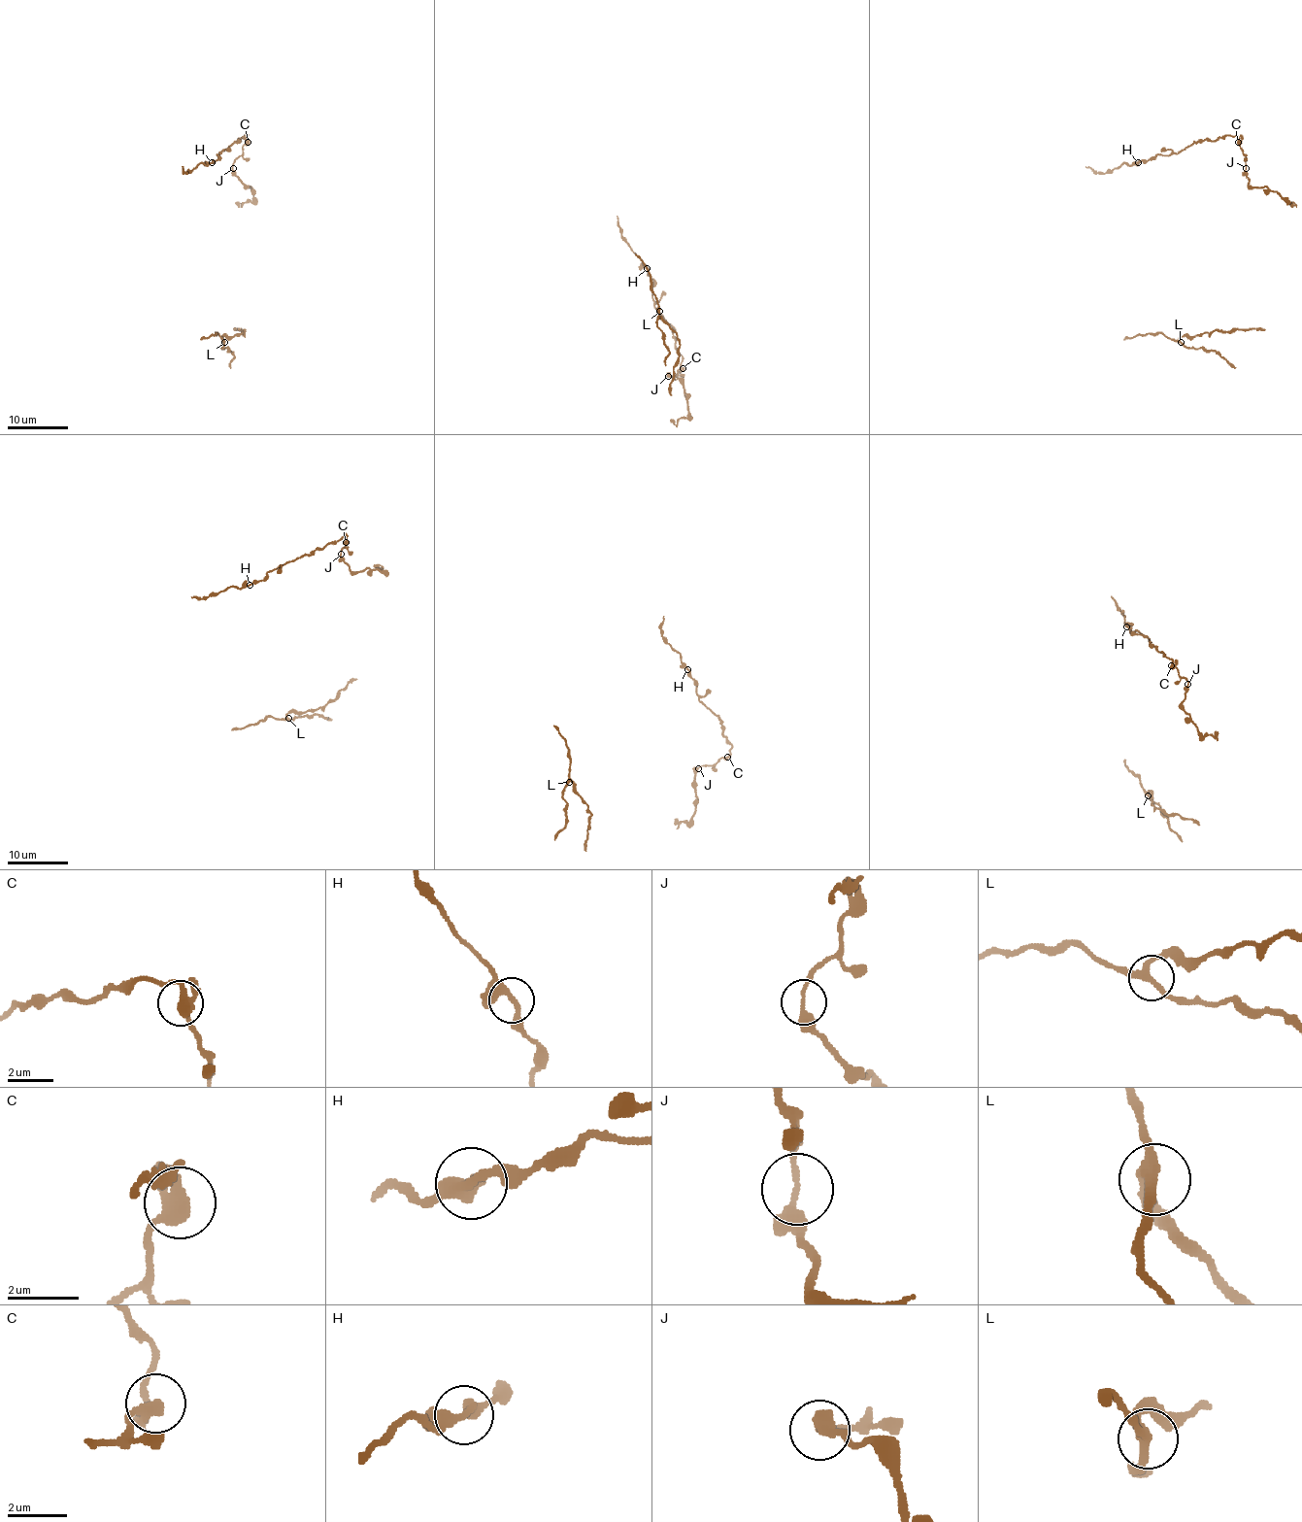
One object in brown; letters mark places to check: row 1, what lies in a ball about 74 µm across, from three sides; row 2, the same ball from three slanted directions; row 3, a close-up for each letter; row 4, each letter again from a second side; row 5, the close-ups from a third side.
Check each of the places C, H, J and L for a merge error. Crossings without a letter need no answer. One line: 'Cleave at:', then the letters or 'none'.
Cleave at: none

